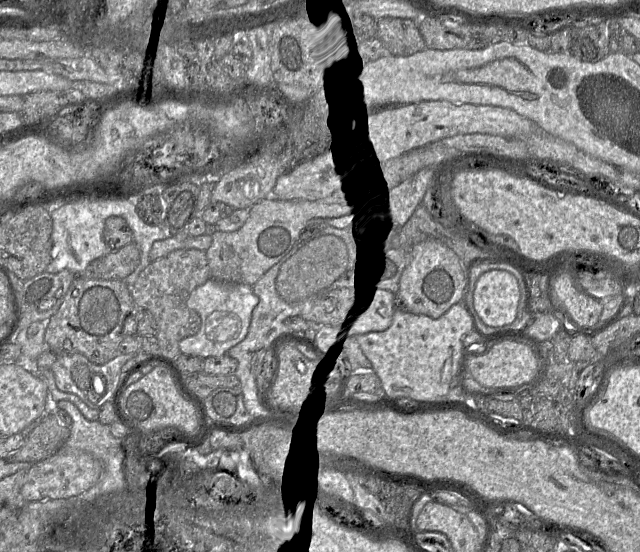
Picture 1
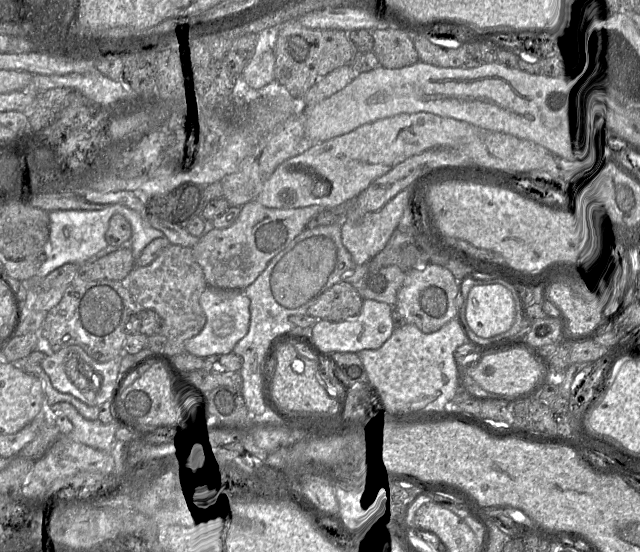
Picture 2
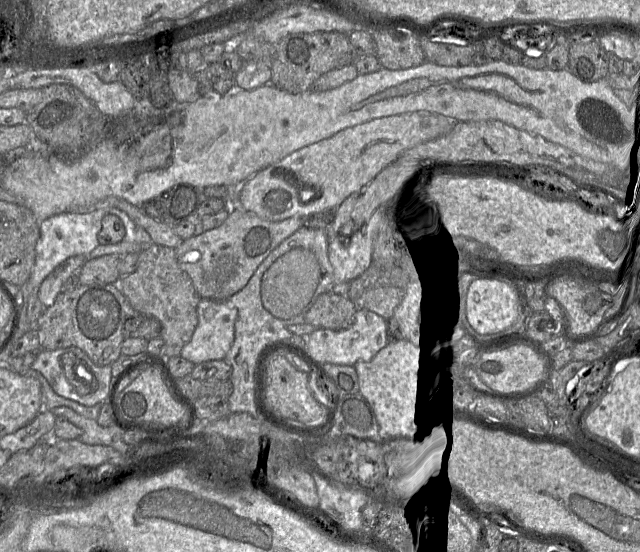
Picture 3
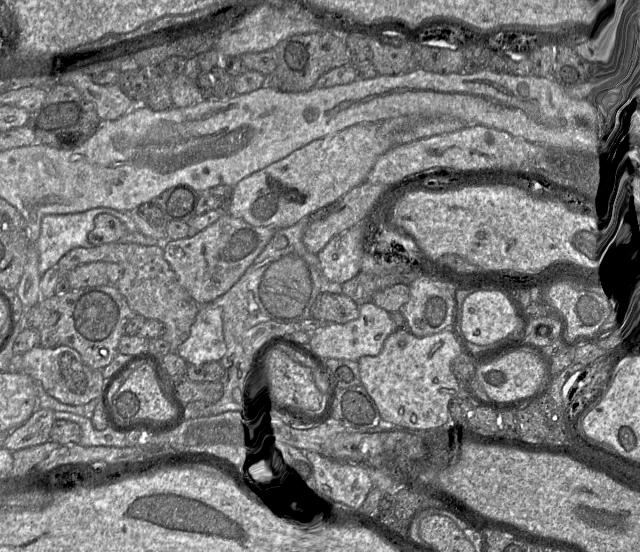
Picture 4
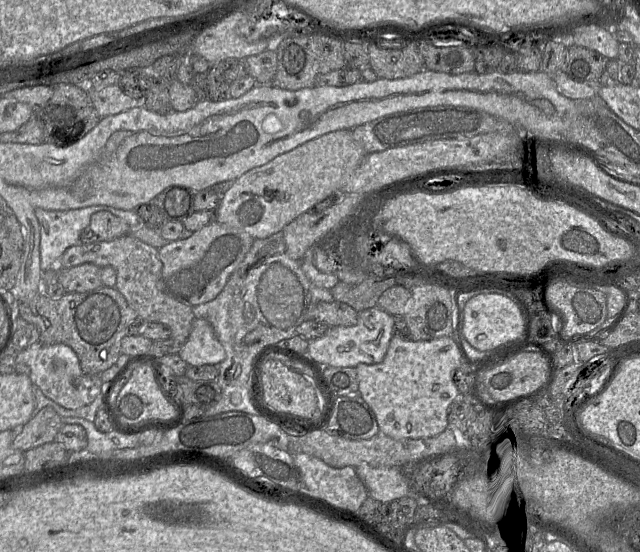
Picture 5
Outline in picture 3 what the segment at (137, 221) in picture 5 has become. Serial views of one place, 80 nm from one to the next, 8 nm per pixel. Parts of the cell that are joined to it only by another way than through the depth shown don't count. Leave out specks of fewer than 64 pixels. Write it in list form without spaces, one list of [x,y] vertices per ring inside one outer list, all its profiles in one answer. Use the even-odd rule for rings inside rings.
[[[101,207],[88,213],[63,212],[46,218],[40,224],[40,235],[35,247],[35,263],[28,279],[29,285],[39,288],[42,281],[64,260],[75,255],[89,255],[99,244],[97,236],[102,219],[107,214],[120,218],[125,227],[124,240],[138,244],[153,243],[149,233],[136,224],[127,213],[116,207]]]

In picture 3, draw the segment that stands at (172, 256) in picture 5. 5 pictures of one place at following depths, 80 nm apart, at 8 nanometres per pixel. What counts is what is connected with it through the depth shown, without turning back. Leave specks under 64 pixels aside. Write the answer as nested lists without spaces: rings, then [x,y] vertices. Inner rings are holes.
[[[235,208],[220,226],[183,240],[175,248],[177,262],[191,278],[200,298],[227,300],[248,283],[260,263],[283,240],[303,225],[303,218],[269,221]]]

